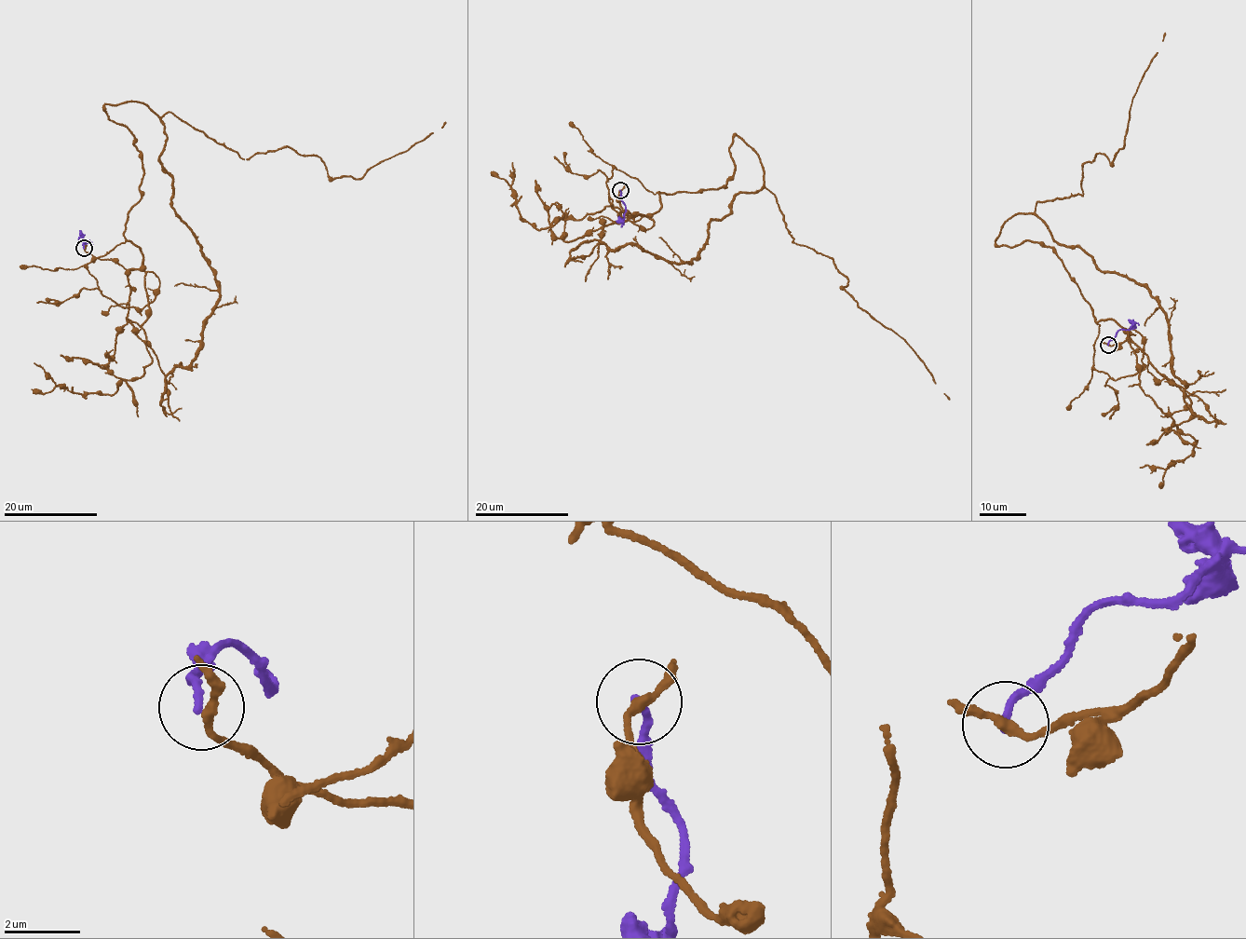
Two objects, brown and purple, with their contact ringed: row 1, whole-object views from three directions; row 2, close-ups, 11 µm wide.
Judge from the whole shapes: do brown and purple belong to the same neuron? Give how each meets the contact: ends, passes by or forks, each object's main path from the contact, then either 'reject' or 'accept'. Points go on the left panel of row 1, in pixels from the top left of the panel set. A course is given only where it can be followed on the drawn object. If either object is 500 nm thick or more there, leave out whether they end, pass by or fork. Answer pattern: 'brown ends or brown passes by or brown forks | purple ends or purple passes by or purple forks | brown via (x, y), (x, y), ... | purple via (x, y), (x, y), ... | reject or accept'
brown passes by | purple ends | brown via (84, 248), (141, 265), (142, 156), (107, 104), (332, 179), (445, 122) | purple via (84, 248), (87, 240), (92, 245), (83, 239), (81, 230) | reject

